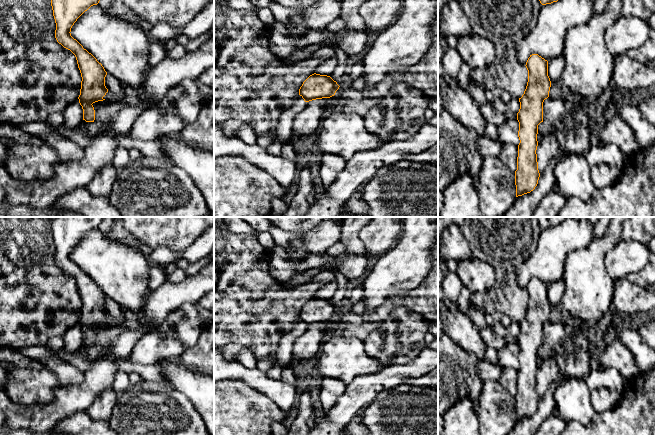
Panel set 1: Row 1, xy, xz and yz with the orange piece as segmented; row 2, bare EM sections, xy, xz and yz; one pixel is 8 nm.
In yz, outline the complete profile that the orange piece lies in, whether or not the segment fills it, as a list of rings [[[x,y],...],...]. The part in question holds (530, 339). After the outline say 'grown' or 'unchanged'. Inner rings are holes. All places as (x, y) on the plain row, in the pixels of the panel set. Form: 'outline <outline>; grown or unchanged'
outline [[[532,278],[525,290],[528,306],[524,318],[519,322],[520,333],[517,337],[520,367],[515,395],[516,421],[530,417],[538,408],[538,349],[543,346],[543,326],[549,321],[551,311],[547,284]]]; unchanged

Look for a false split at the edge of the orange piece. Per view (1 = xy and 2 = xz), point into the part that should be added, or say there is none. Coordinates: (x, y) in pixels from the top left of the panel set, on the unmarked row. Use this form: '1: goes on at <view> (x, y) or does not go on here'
1: does not go on here
2: does not go on here

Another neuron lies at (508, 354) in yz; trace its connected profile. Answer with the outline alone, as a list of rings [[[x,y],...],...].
[[[507,343],[501,348],[497,349],[499,363],[503,367],[512,367],[518,370],[520,367],[518,355],[519,346],[517,343]]]

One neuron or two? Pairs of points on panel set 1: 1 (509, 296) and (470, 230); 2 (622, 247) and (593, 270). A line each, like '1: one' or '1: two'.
1: one
2: two

